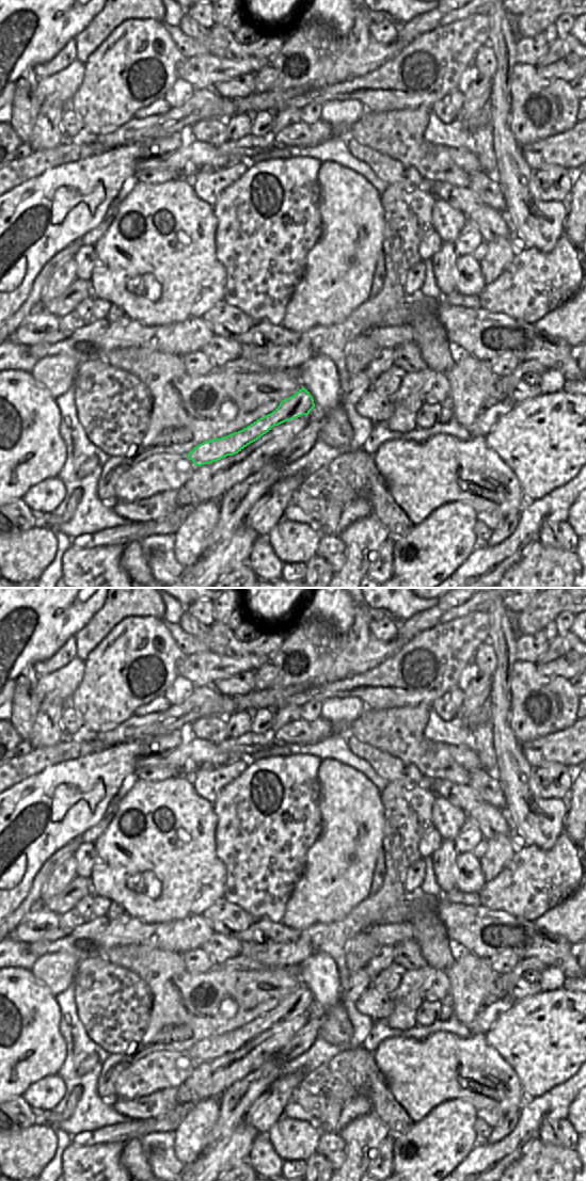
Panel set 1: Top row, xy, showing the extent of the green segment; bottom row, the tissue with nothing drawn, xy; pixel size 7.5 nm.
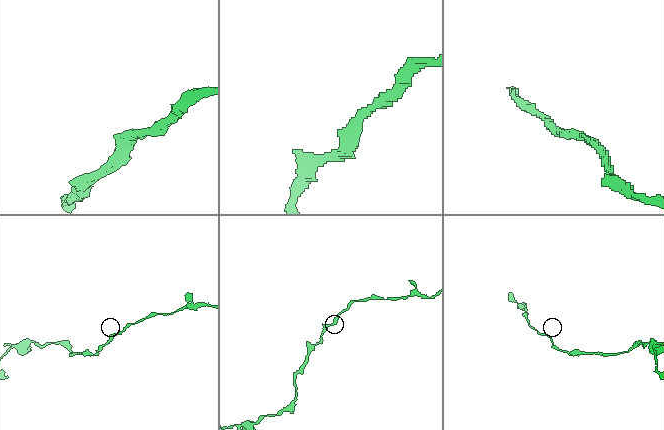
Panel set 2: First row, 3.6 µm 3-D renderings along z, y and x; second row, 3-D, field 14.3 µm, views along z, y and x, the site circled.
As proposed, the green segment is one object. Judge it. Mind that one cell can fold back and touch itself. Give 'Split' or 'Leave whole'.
Leave whole

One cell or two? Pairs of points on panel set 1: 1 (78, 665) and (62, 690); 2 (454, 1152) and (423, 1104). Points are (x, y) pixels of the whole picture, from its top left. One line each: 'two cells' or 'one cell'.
1: one cell
2: two cells

